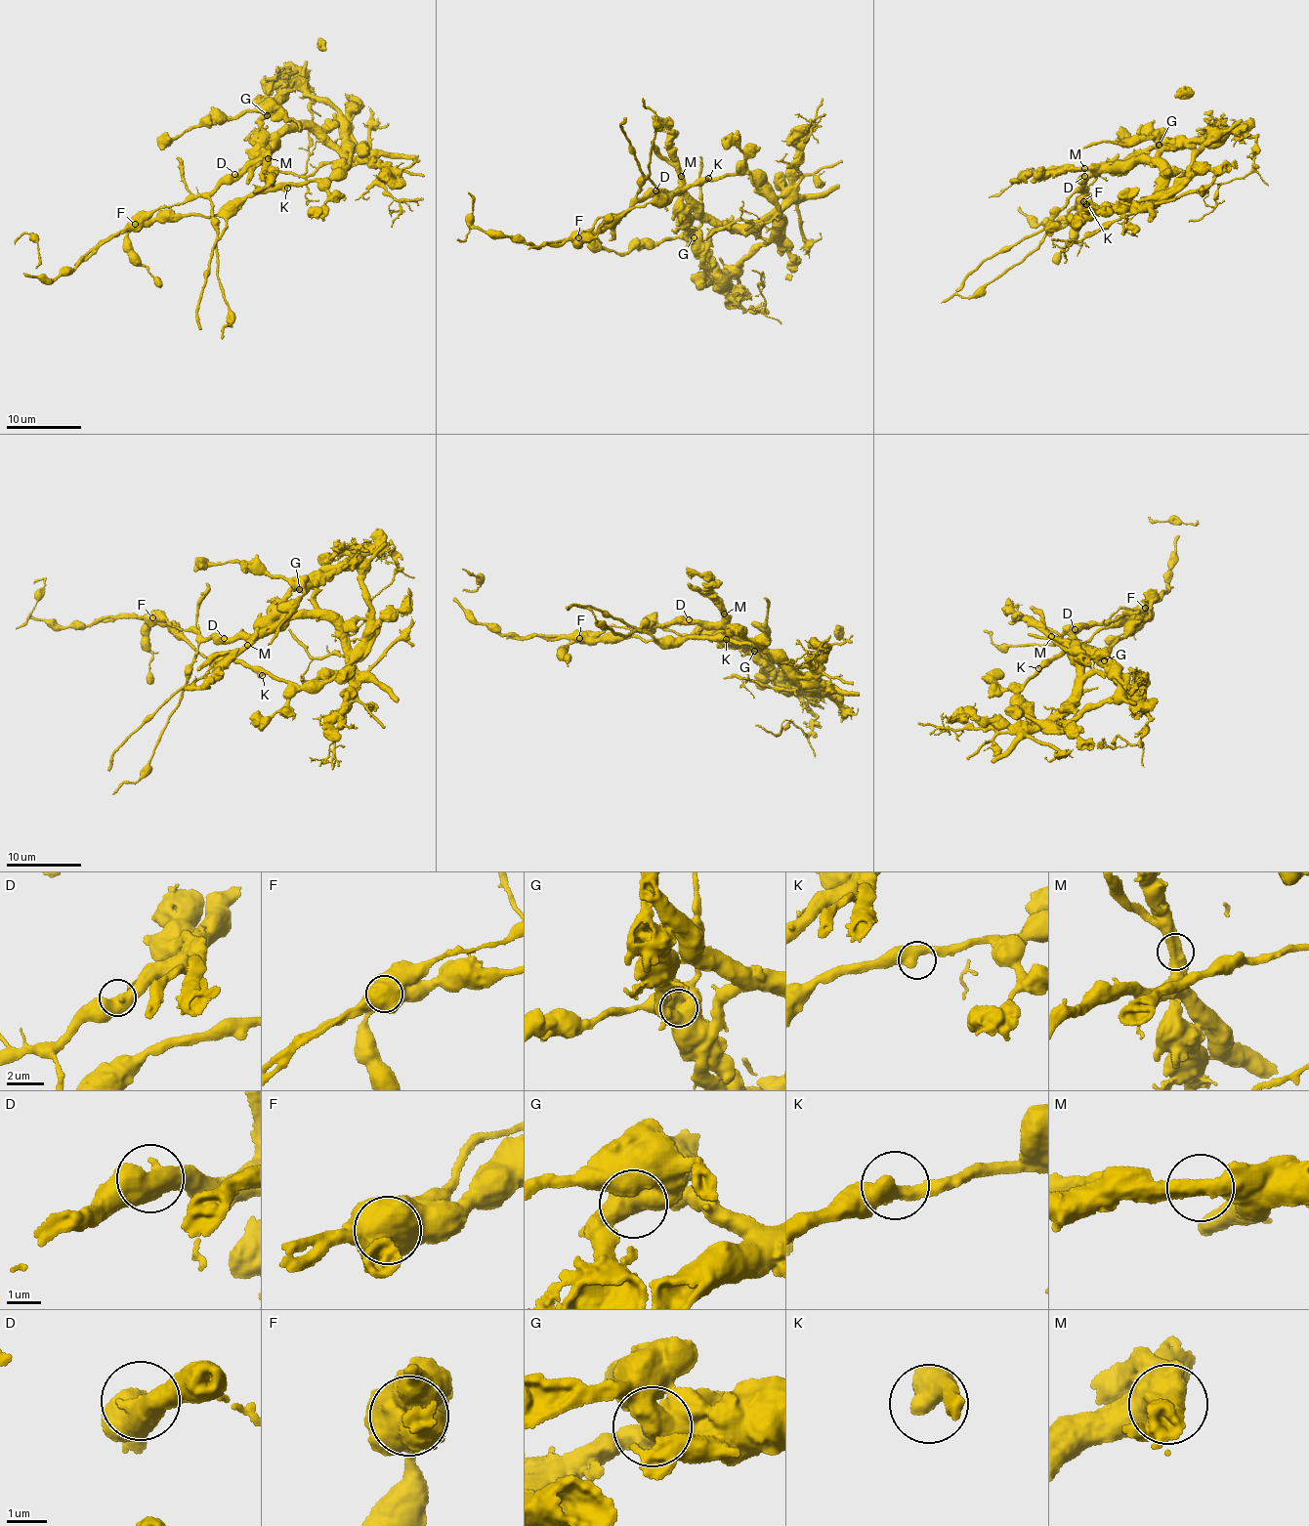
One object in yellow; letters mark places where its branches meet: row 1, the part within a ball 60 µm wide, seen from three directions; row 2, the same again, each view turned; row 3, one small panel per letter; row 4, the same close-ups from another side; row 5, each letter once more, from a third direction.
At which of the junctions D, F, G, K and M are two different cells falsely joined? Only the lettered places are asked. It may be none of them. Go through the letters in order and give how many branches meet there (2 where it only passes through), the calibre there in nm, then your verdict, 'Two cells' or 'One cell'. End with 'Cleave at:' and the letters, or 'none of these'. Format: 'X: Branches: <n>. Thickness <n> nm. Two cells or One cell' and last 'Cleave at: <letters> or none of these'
D: Branches: 2. Thickness 700 nm. One cell
F: Branches: 4. Thickness 950 nm. Two cells
G: Branches: 2. Thickness 600 nm. One cell
K: Branches: 2. Thickness 500 nm. One cell
M: Branches: 2. Thickness 600 nm. Two cells
Cleave at: F, M

